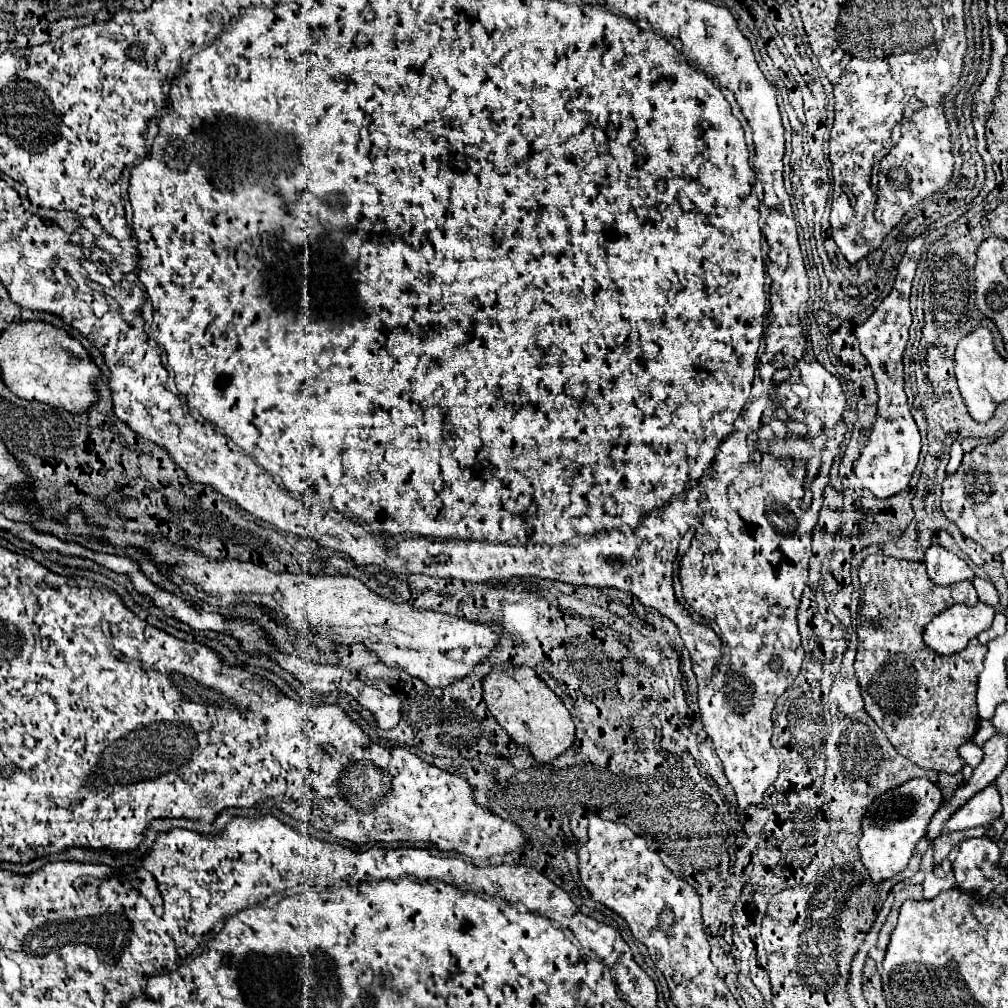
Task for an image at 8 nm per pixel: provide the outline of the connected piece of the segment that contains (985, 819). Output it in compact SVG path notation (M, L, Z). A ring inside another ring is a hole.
M996 786L984 788L984 792L978 792L958 808L950 820L946 822L946 830L956 832L956 830L966 830L974 826L988 826L1002 814L1002 804L1000 804L1000 792Z

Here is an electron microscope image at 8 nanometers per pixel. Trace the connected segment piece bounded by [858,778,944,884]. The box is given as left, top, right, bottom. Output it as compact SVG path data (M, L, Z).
M912 778L880 794L870 804L870 808L862 818L860 826L862 836L858 840L858 850L860 850L860 862L868 870L874 884L888 880L906 868L916 842L924 836L928 820L934 816L936 808L940 808L942 802L944 796L936 784L932 784L926 778Z

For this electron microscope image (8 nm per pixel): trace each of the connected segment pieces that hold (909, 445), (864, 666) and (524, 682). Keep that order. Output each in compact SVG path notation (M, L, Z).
M904 254L900 266L898 266L898 276L892 286L892 292L882 300L882 304L876 308L876 312L856 328L856 338L860 342L860 352L868 360L874 382L876 382L876 392L878 392L878 412L876 412L876 422L874 428L868 436L868 442L858 458L854 474L860 478L860 482L876 496L876 498L890 498L904 490L916 470L918 464L918 454L920 454L920 432L918 426L908 410L906 404L906 394L904 394L904 374L902 374L902 354L909 340L909 328L912 324L910 316L910 284L914 278L916 262Z
M874 554L858 568L858 650L854 672L862 688L866 712L888 734L890 744L920 768L960 772L964 768L958 748L972 740L980 718L976 716L978 672L986 646L970 642L960 654L936 656L922 642L926 622L954 604L972 606L978 594L972 582L938 586L928 580L924 562L896 560Z
M496 666L484 678L484 700L498 724L510 734L510 738L526 748L534 760L550 762L564 754L576 740L574 722L562 700L534 674L528 666Z

